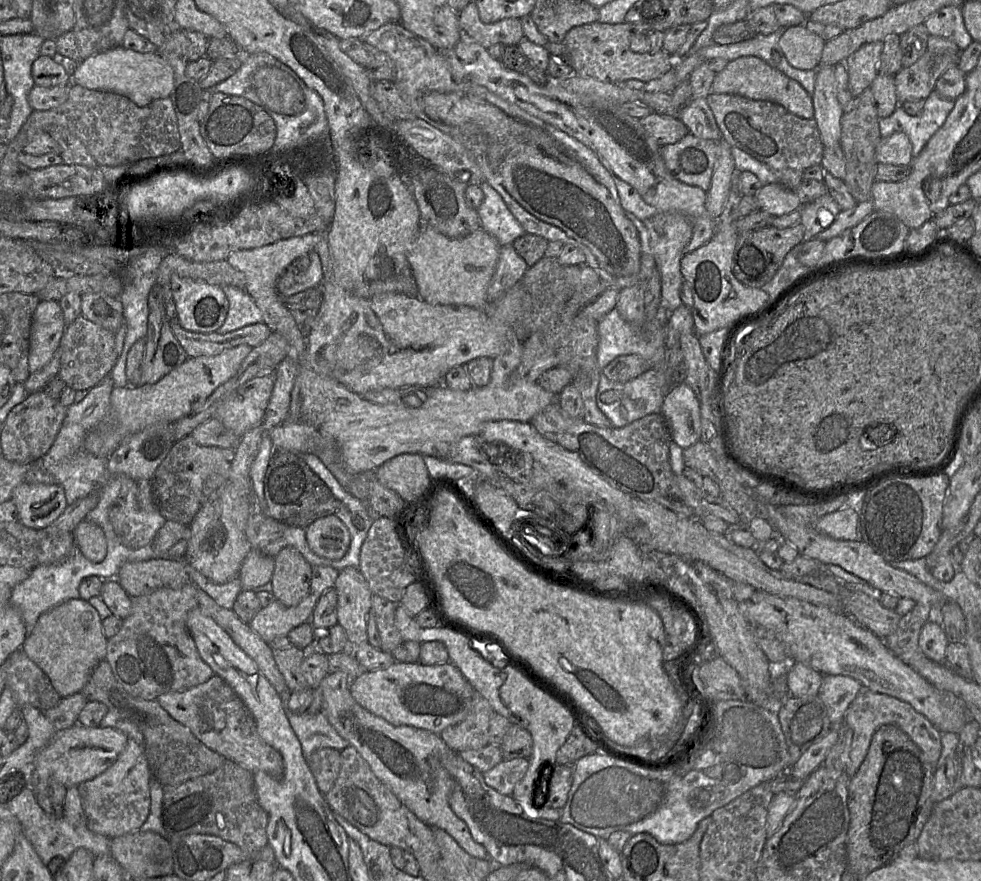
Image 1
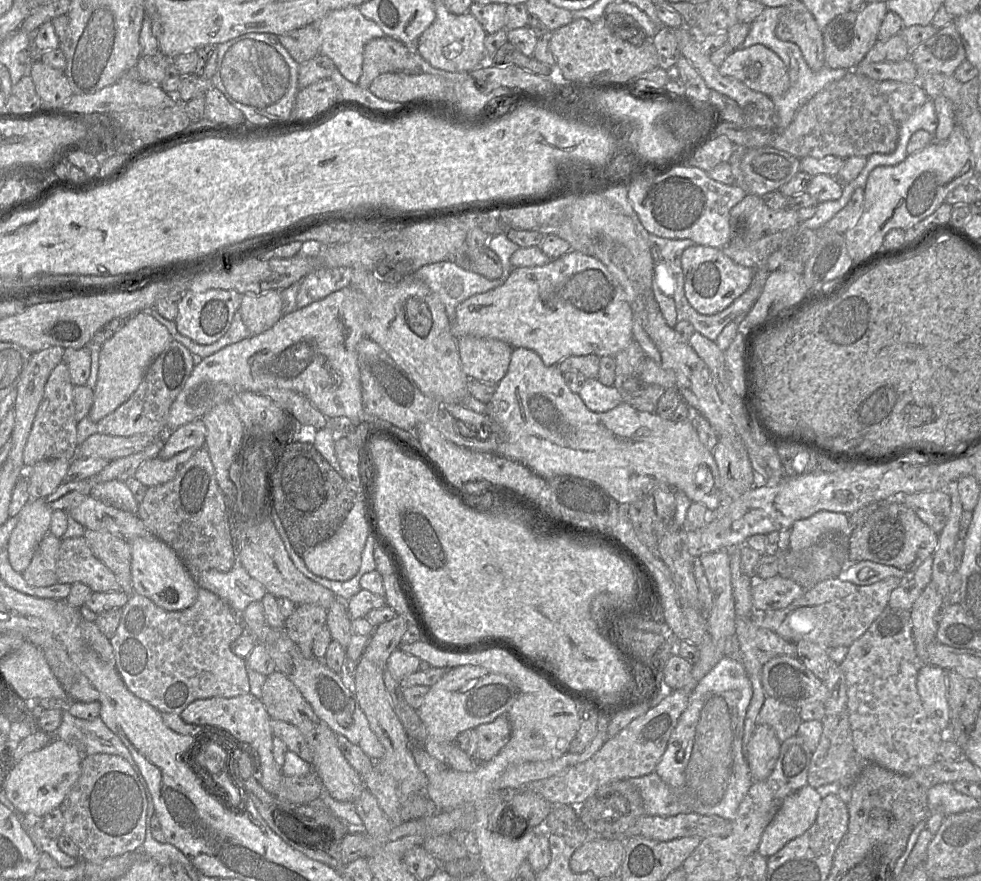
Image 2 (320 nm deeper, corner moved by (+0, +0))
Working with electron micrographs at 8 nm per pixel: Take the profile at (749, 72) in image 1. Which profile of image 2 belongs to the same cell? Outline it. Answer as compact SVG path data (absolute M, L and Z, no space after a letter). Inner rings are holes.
M761 44L735 49L718 69L720 74L733 77L769 97L783 95L790 87L783 61Z

